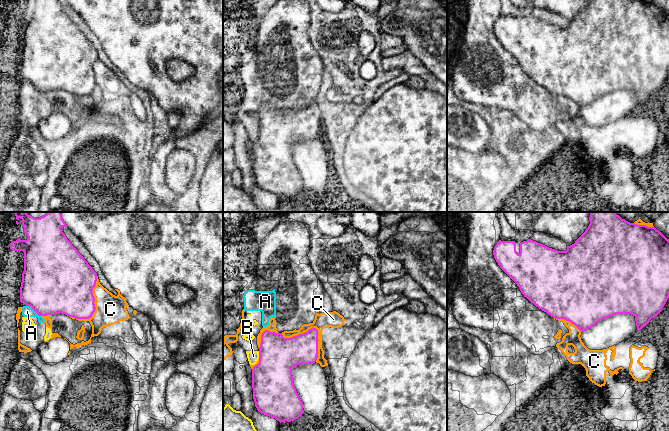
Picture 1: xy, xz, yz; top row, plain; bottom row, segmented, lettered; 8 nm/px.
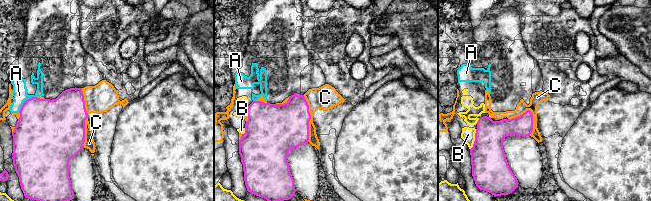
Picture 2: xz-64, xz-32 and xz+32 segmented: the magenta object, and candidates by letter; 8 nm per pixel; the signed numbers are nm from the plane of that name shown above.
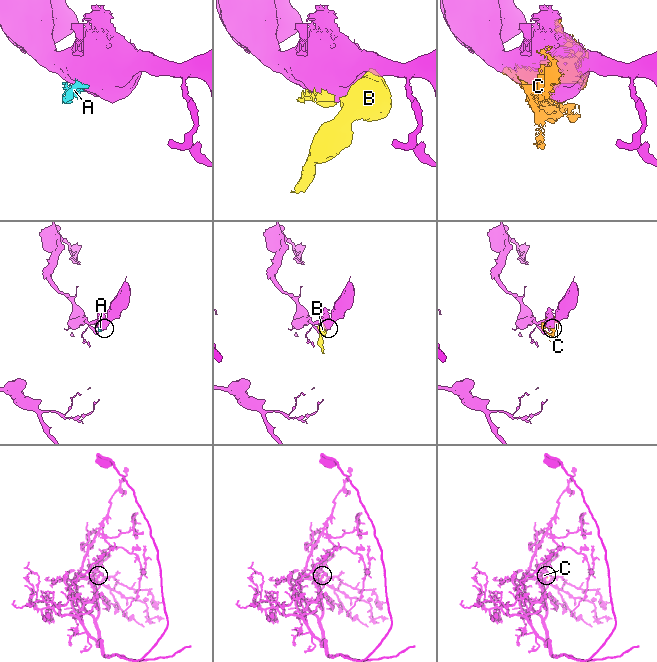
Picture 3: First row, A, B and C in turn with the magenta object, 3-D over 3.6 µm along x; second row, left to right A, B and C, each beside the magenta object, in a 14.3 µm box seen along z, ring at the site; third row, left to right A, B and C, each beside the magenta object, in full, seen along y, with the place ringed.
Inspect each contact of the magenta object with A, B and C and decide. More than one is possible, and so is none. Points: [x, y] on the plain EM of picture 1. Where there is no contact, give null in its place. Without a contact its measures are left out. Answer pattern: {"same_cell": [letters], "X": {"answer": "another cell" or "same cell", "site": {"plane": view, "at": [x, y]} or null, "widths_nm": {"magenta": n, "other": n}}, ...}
{"same_cell": [], "A": {"answer": "another cell", "site": {"plane": "xy", "at": [34, 86]}, "widths_nm": {"magenta": 480, "other": 90}}, "B": {"answer": "another cell", "site": {"plane": "xz", "at": [259, 131]}, "widths_nm": {"magenta": 340, "other": 90}}, "C": {"answer": "another cell", "site": {"plane": "xz", "at": [314, 104]}, "widths_nm": {"magenta": 240, "other": 130}}}

